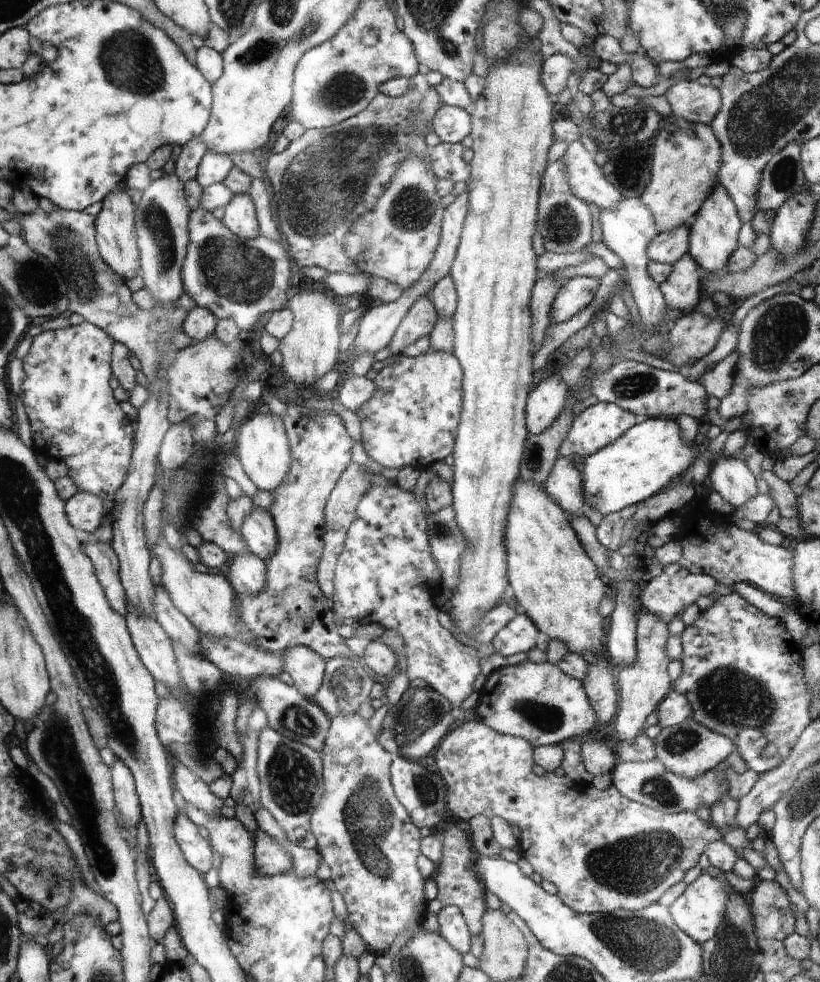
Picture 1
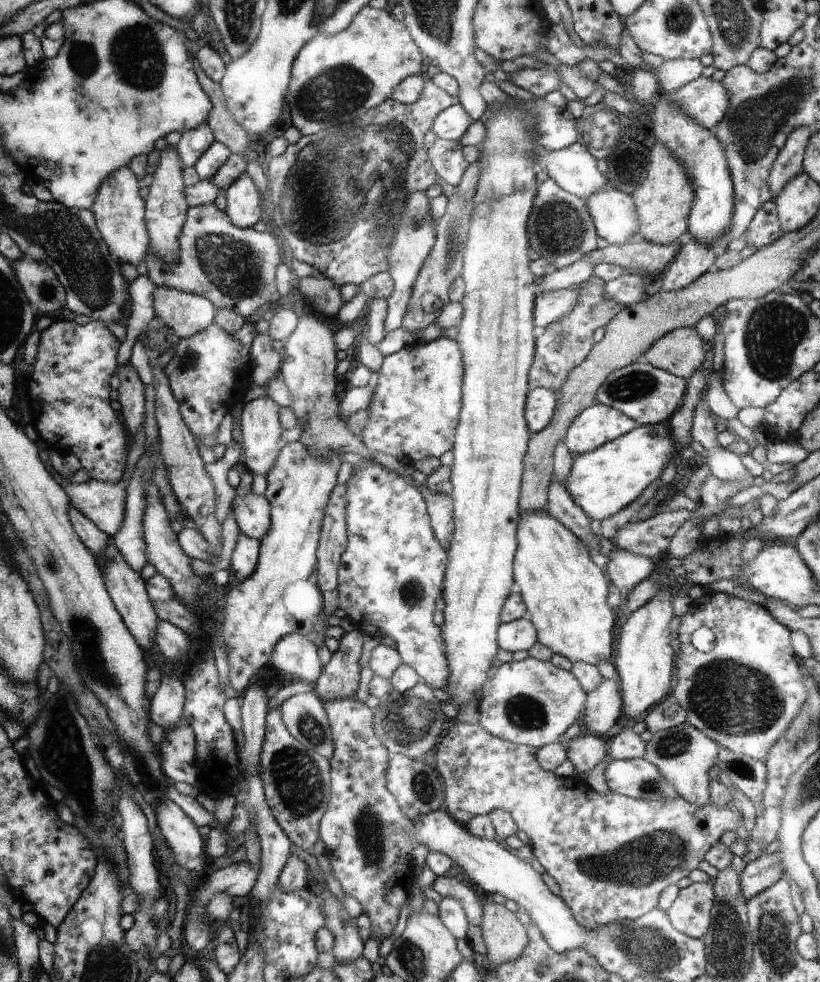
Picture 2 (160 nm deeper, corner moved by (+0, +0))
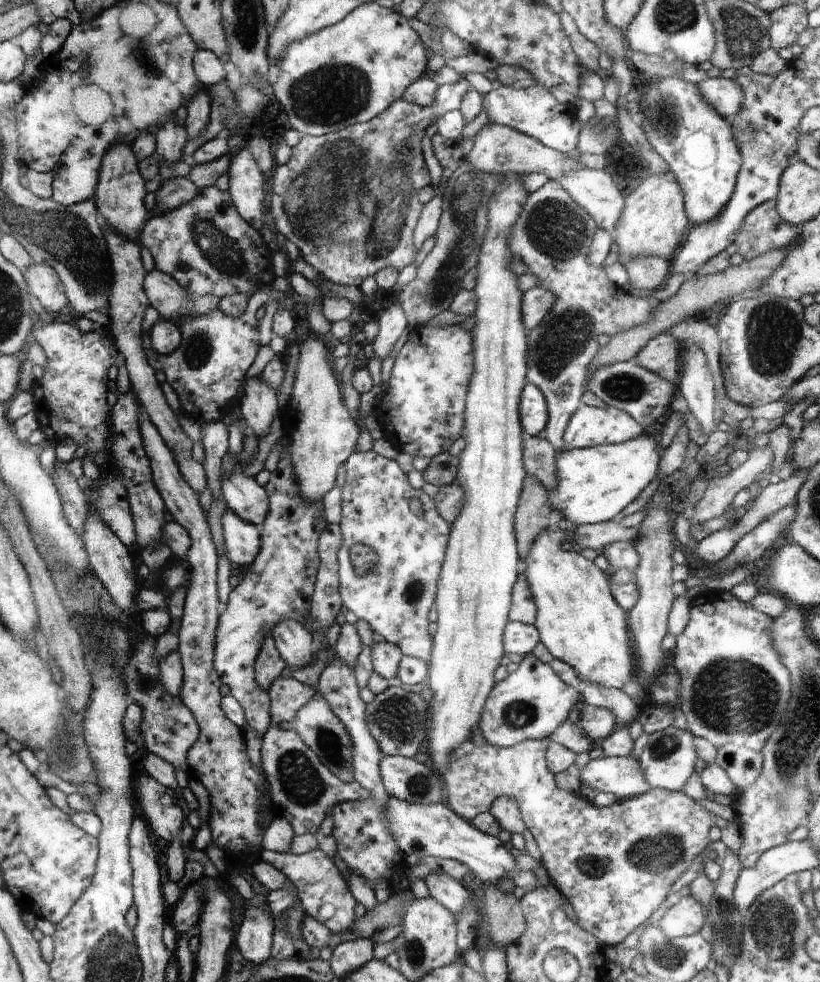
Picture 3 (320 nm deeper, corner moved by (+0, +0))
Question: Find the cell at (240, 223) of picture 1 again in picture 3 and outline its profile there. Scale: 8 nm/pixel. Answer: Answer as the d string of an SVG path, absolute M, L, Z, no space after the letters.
M242 148L232 158L227 172L230 178L230 200L234 208L253 228L261 229L264 176L252 158L250 148Z

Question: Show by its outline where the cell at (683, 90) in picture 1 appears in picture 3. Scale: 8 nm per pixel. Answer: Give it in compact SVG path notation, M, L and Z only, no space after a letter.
M708 78L698 84L698 90L706 102L727 121L731 121L742 109L744 92L734 79Z

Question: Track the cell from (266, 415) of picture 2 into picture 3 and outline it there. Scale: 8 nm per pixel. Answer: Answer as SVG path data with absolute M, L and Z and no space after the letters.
M260 377L246 382L244 396L240 399L241 416L259 440L268 435L268 428L274 422L276 392Z

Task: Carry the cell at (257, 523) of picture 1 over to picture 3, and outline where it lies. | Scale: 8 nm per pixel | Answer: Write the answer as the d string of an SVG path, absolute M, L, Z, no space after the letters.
M240 470L224 475L221 480L221 491L227 509L234 512L240 520L260 527L269 512L269 499L265 488L254 477L246 476Z

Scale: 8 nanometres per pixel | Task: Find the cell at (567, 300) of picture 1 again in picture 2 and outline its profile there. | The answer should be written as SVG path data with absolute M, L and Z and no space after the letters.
M580 285L557 291L544 291L535 299L533 322L534 337L541 336L547 326L558 323L577 303Z

